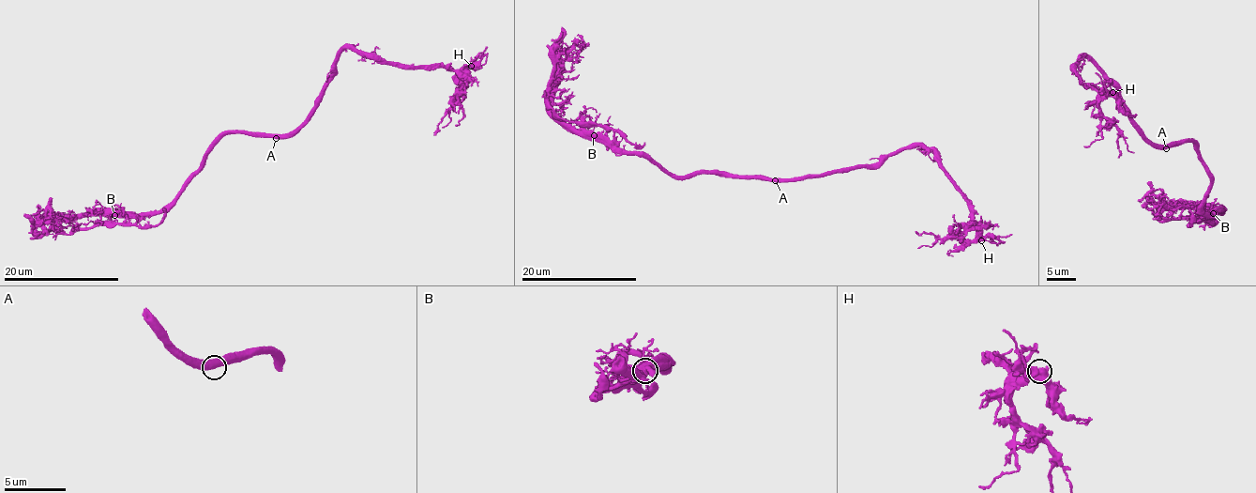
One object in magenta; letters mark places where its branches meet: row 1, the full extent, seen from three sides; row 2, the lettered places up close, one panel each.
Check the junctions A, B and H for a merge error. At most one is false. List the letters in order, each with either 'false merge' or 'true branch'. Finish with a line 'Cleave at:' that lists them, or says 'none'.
A: true branch
B: true branch
H: true branch
Cleave at: none

